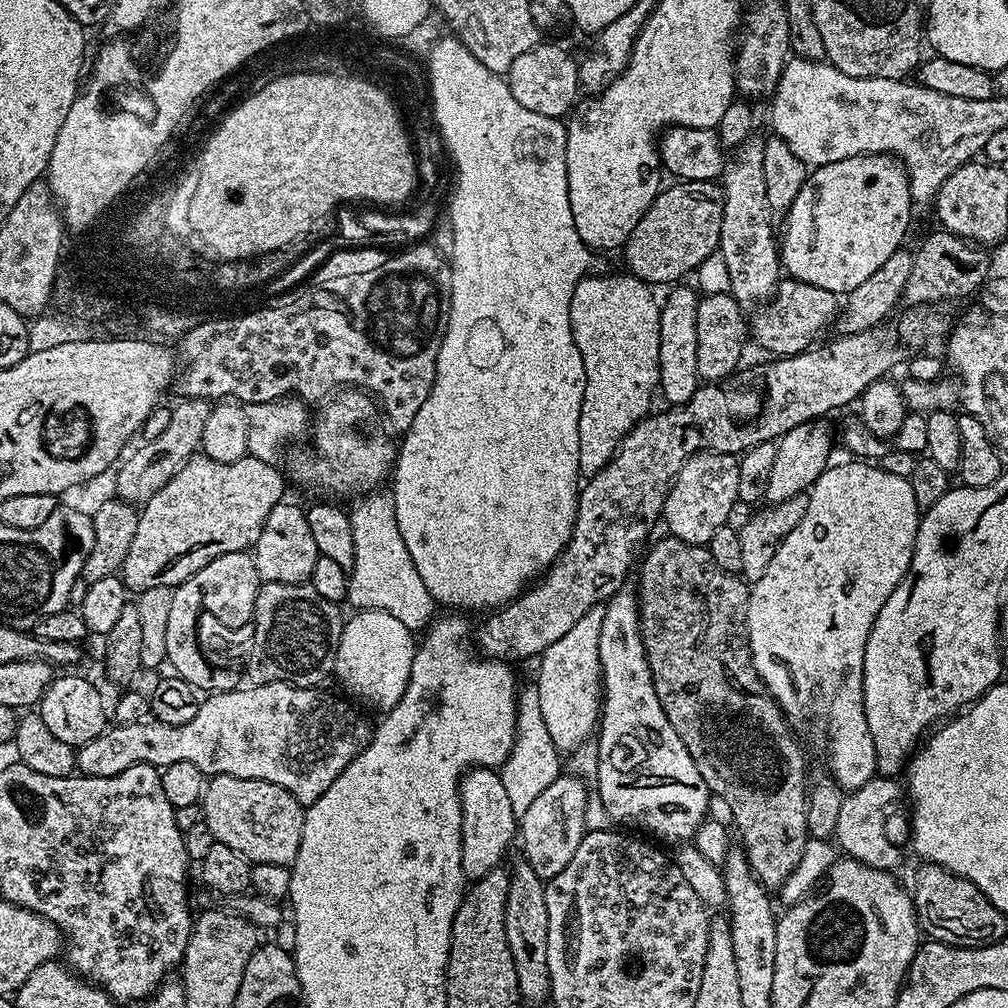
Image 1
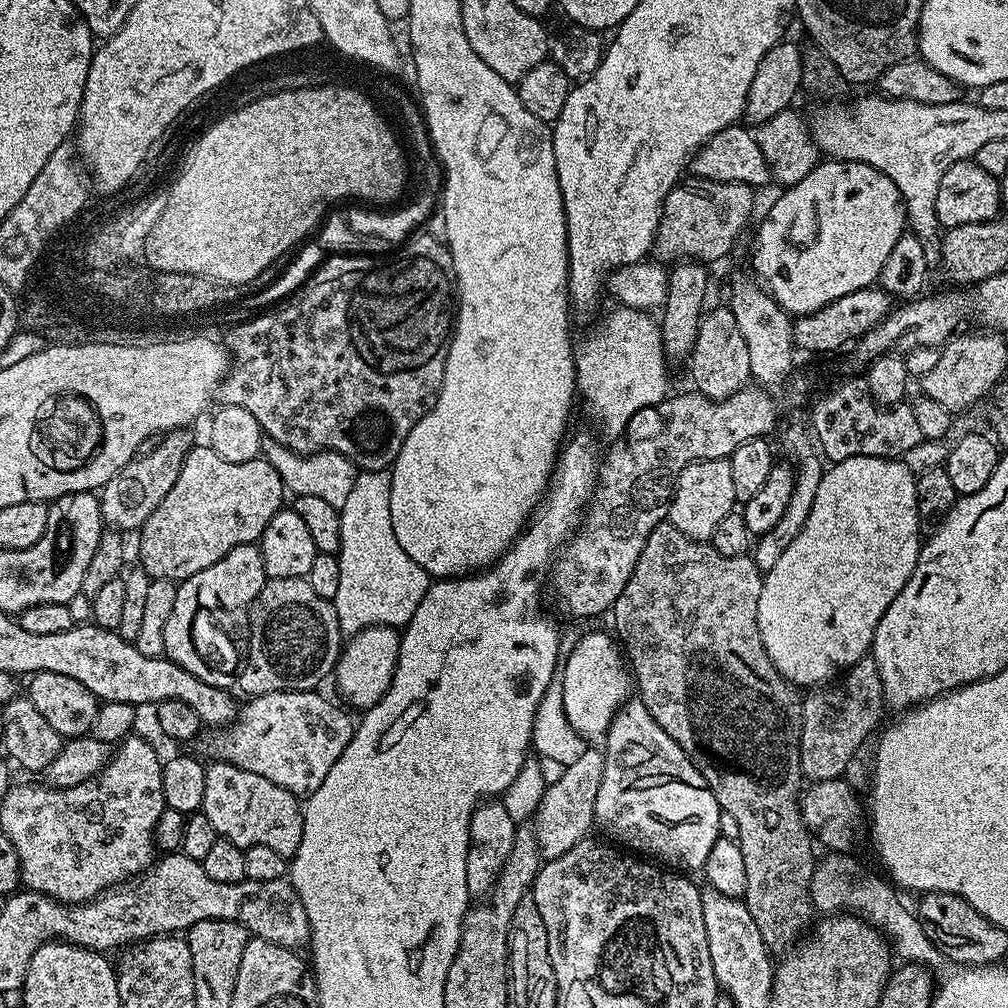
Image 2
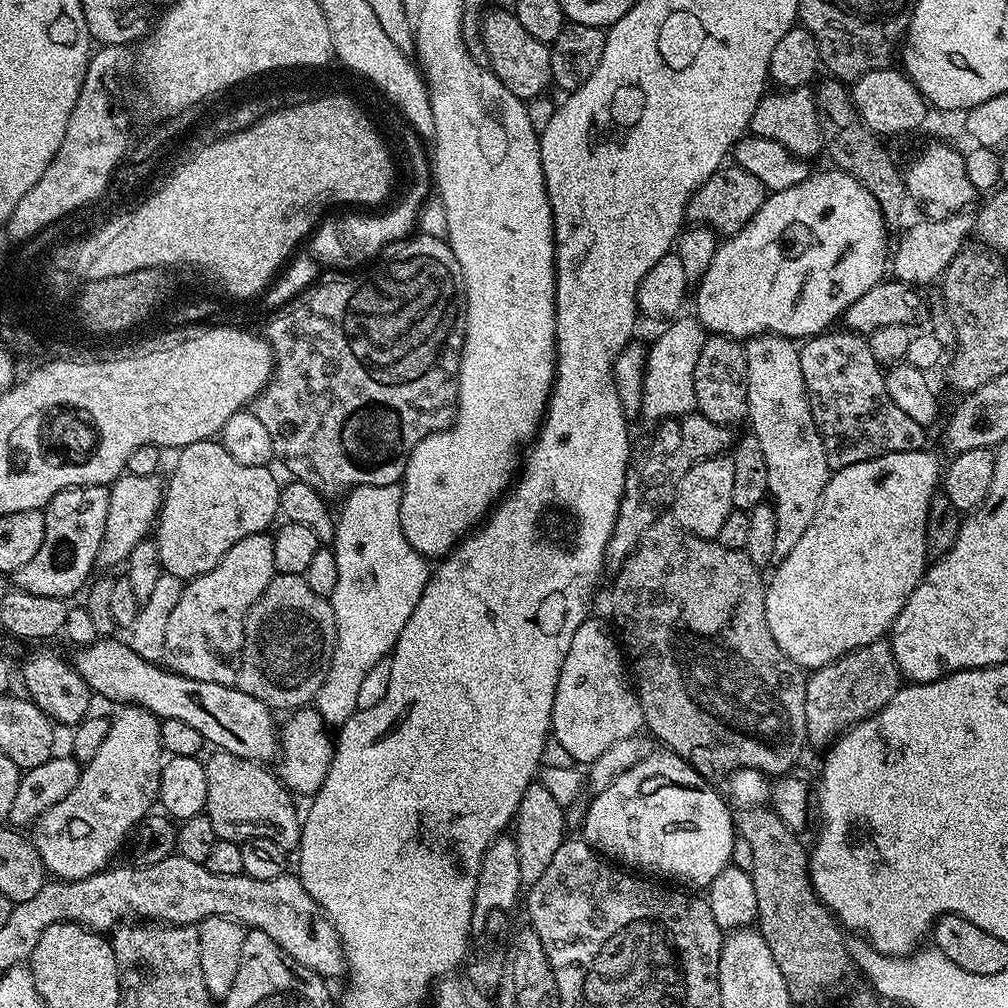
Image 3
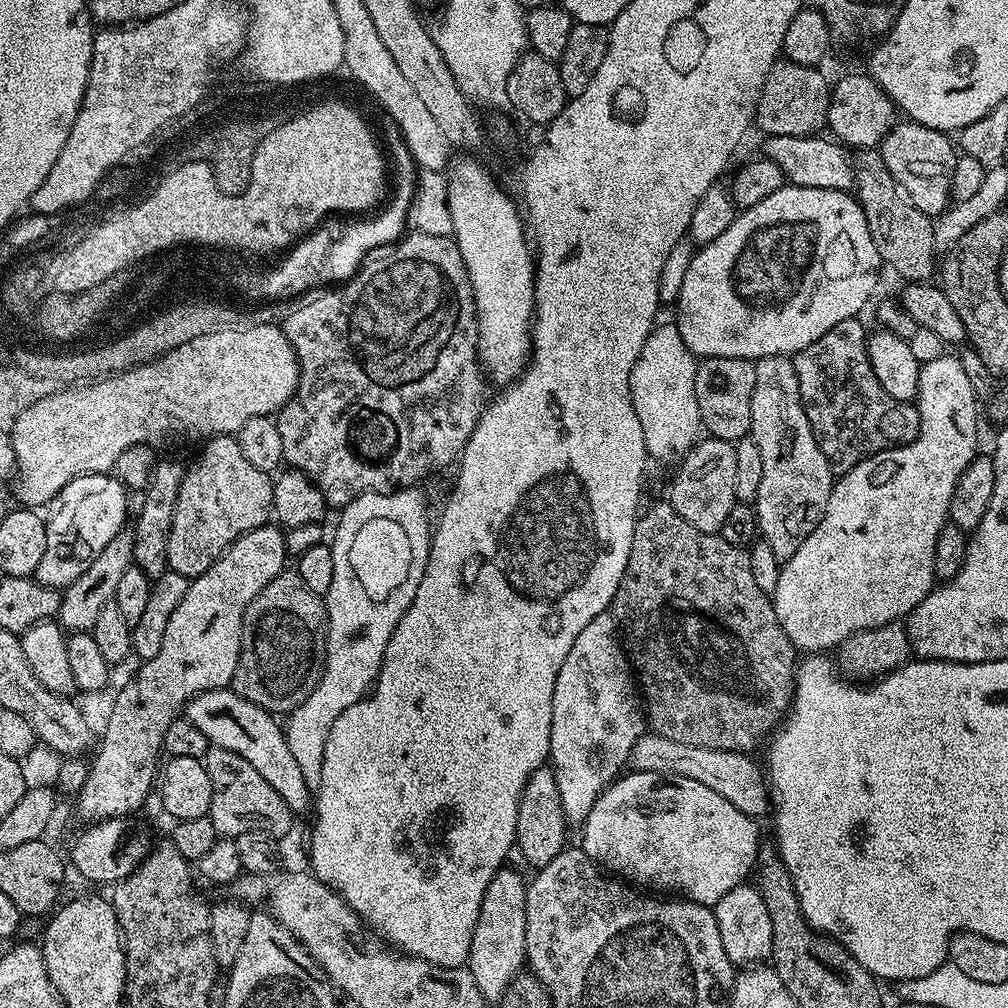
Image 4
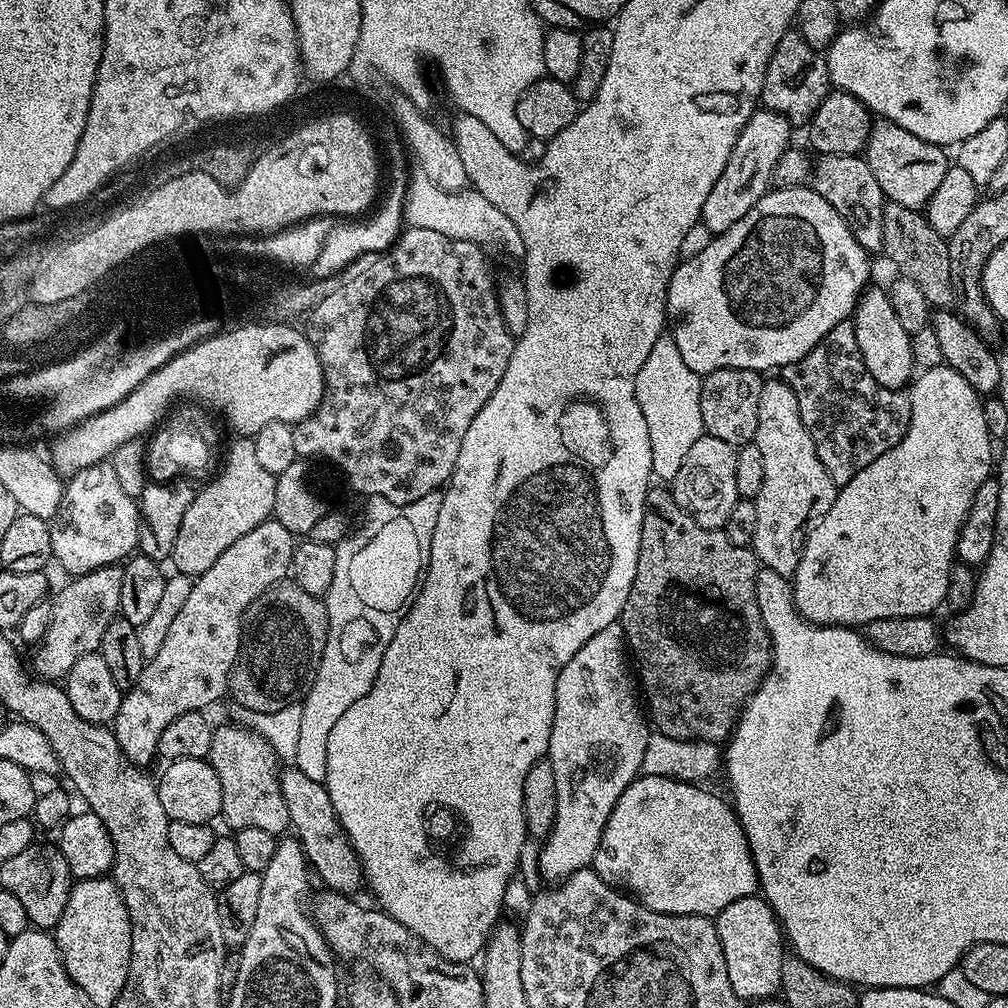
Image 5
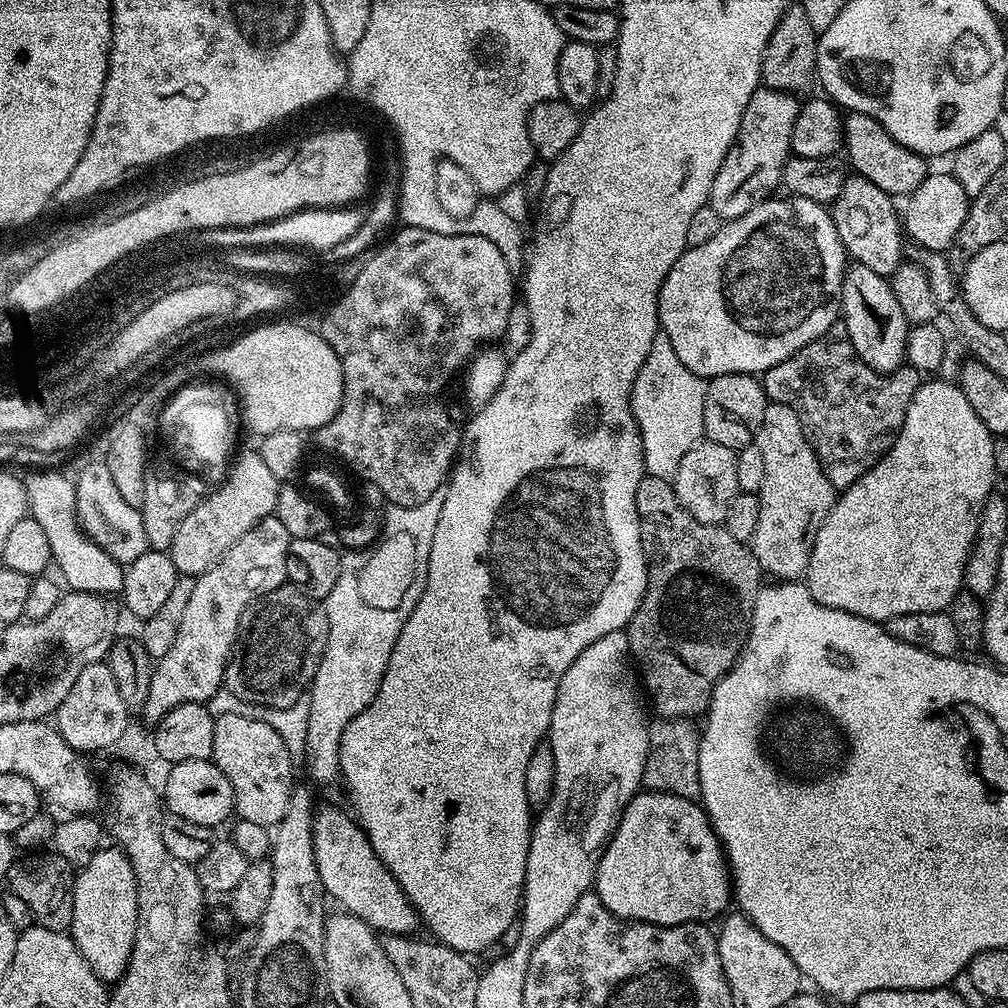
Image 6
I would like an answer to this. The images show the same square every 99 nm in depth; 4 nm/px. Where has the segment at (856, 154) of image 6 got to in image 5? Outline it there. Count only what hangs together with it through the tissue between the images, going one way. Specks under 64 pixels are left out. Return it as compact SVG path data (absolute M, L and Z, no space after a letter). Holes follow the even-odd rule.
M880 118L872 125L868 146L862 155L891 203L903 208L924 210L950 166L949 153L947 156L944 152L947 151L941 145L926 142L918 138L918 134L910 134L910 130L902 130L902 126Z

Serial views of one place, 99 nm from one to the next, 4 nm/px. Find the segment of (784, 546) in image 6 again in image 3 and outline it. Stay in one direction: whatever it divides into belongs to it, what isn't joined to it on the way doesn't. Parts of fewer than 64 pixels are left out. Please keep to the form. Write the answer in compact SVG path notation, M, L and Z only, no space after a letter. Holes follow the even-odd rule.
M761 334L751 337L744 344L744 353L748 367L747 419L752 420L751 435L764 442L764 453L768 463L768 487L771 495L773 497L776 495L776 500L780 504L789 504L792 508L804 504L808 514L815 513L824 488L828 485L830 469L826 450L822 446L822 438L814 426L814 418L808 405L808 395L804 389L804 379L802 378L799 347L787 336Z

